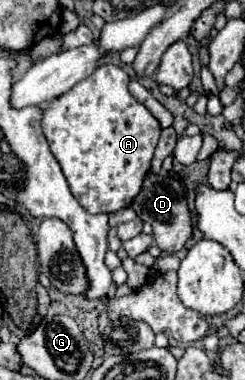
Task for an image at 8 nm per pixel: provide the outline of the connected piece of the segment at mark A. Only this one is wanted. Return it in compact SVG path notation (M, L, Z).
M100 65L64 95L50 101L40 127L62 167L72 195L88 213L114 213L132 203L150 171L160 125L128 91L130 77L116 65Z

